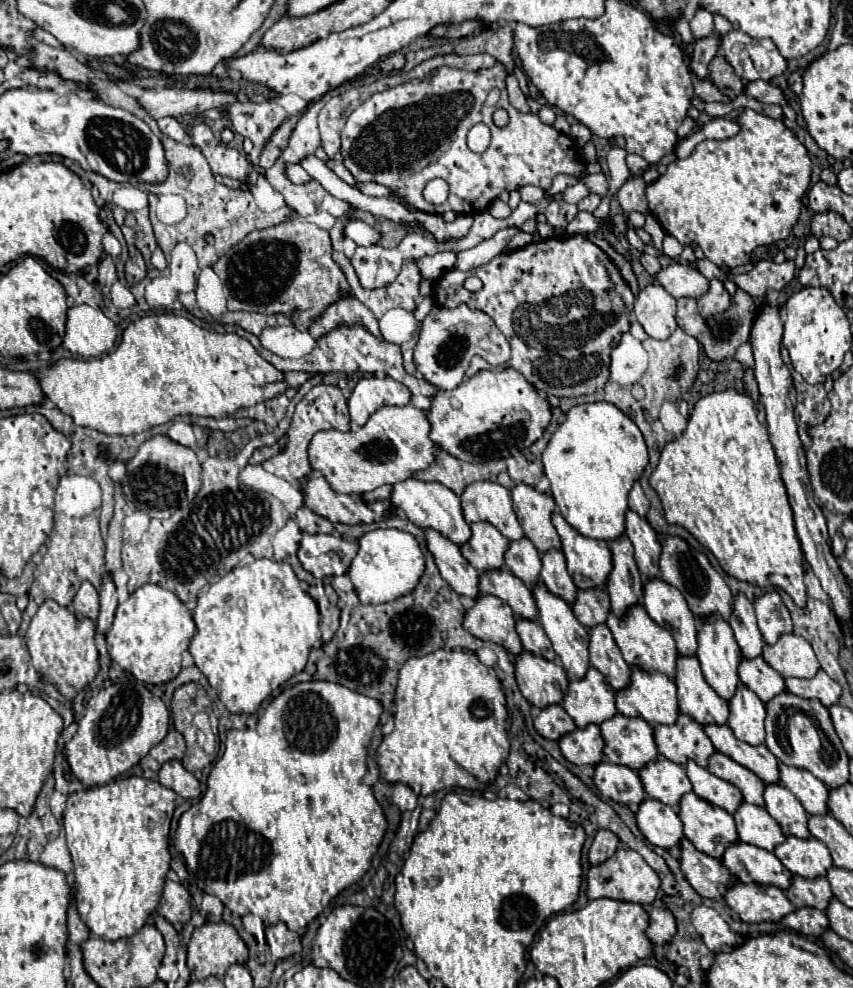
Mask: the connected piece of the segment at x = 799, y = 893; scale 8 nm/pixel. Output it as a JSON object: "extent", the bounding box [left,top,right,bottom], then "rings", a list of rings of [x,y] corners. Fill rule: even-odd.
{"extent":[785,876,833,912],"rings":[[[795,876],[793,884],[789,886],[789,890],[785,894],[795,908],[811,906],[811,908],[817,908],[821,912],[825,912],[829,902],[833,900],[833,892],[831,892],[827,878],[807,880],[807,878]]]}

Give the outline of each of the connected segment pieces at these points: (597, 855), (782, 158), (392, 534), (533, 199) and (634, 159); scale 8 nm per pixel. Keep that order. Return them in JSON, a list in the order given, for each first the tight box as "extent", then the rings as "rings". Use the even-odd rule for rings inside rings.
[{"extent":[589,830,619,866],"rings":[[[599,830],[589,848],[589,862],[593,866],[605,862],[609,856],[615,854],[617,848],[619,848],[619,838],[611,830]]]},{"extent":[645,110,811,268],"rings":[[[745,110],[737,122],[741,124],[741,132],[733,138],[727,138],[727,140],[703,140],[701,144],[697,144],[697,148],[693,150],[693,154],[685,160],[673,160],[671,164],[667,166],[667,172],[663,176],[659,176],[655,182],[651,182],[647,188],[645,188],[645,196],[647,196],[647,202],[651,206],[651,214],[659,220],[659,224],[667,230],[667,234],[675,236],[683,246],[687,244],[697,244],[705,258],[709,258],[711,262],[715,262],[719,268],[727,266],[727,268],[737,268],[741,264],[747,264],[751,260],[751,252],[757,248],[757,246],[763,246],[763,244],[773,244],[777,240],[785,240],[793,228],[793,224],[797,222],[799,218],[799,212],[801,212],[801,198],[803,194],[807,192],[809,188],[809,182],[811,182],[811,160],[809,160],[809,154],[807,154],[807,148],[803,146],[803,142],[799,142],[799,138],[783,124],[783,120],[773,120],[769,116],[763,116],[763,114],[757,114],[753,110]]]},{"extent":[347,528,423,604],"rings":[[[387,528],[373,530],[359,538],[359,552],[353,558],[347,574],[355,584],[361,604],[383,604],[399,596],[407,596],[407,592],[413,592],[415,584],[419,584],[419,576],[423,576],[423,568],[423,552],[415,536],[403,530]]]},{"extent":[519,186,545,204],"rings":[[[523,186],[519,192],[521,192],[521,200],[531,202],[531,204],[539,204],[543,200],[543,196],[545,196],[545,192],[541,188],[537,188],[537,186]]]},{"extent":[627,154,649,176],"rings":[[[627,154],[627,166],[633,176],[641,176],[649,168],[647,160],[643,160],[639,154]]]}]

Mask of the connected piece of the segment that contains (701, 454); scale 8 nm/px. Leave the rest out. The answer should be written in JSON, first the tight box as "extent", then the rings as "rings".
{"extent":[649,390,807,608],"rings":[[[735,390],[703,396],[685,434],[663,448],[649,484],[661,498],[665,520],[681,524],[713,552],[729,576],[759,588],[781,588],[799,608],[807,606],[805,556],[795,536],[787,490],[769,432],[757,420],[749,396]]]}

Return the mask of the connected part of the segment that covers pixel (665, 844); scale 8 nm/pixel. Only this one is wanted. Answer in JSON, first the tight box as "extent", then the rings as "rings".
{"extent":[637,800,683,850],"rings":[[[643,800],[637,812],[637,826],[643,836],[665,850],[679,848],[683,840],[683,822],[679,820],[677,810],[661,804],[659,800]]]}

